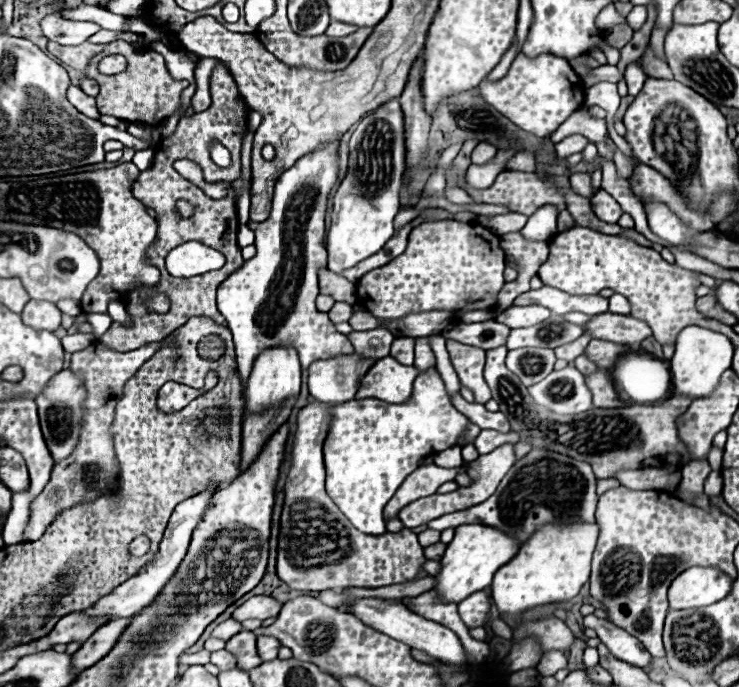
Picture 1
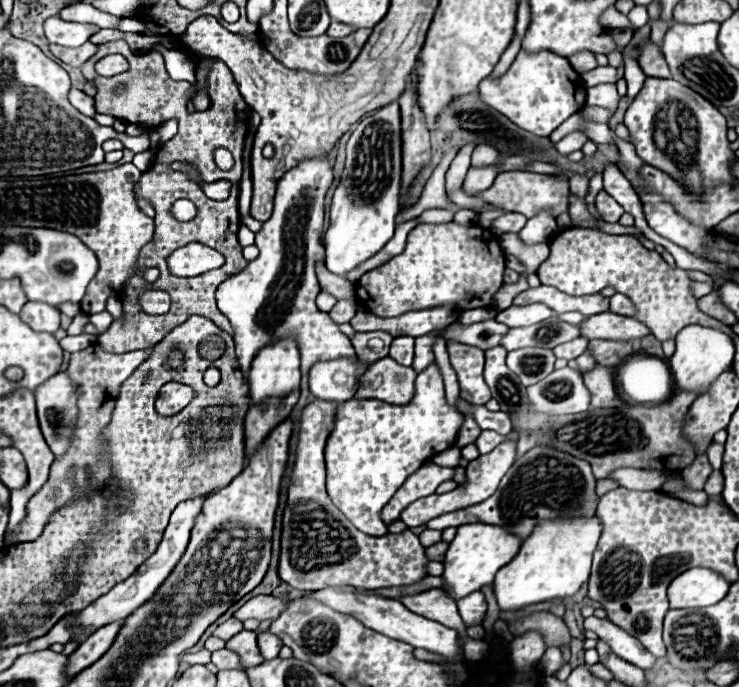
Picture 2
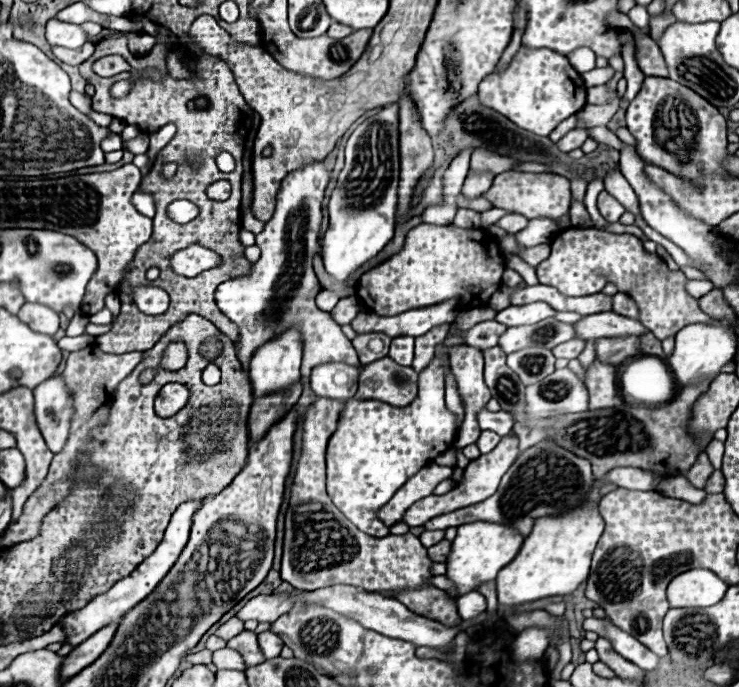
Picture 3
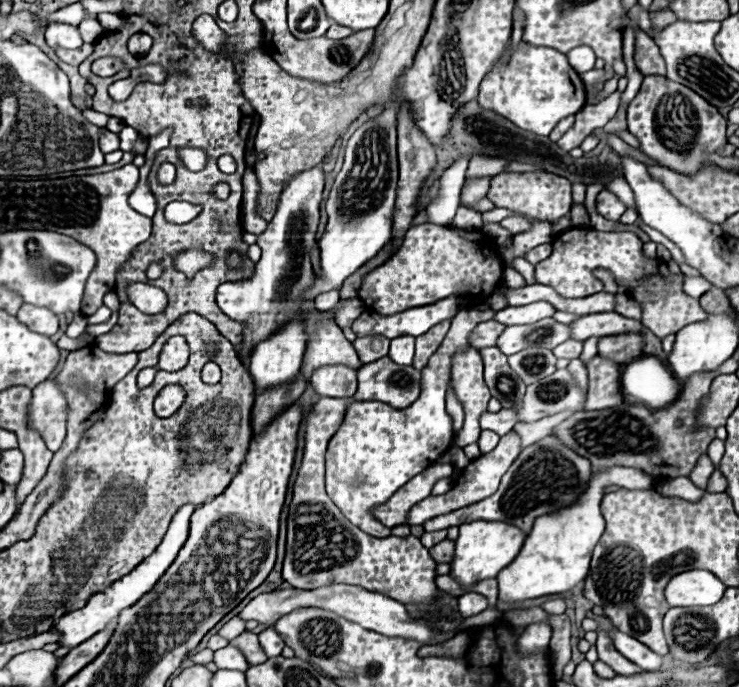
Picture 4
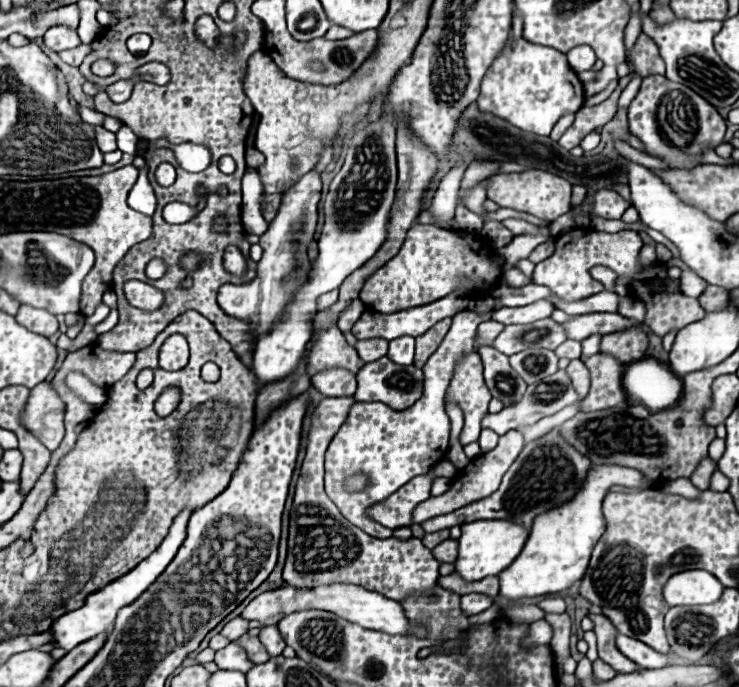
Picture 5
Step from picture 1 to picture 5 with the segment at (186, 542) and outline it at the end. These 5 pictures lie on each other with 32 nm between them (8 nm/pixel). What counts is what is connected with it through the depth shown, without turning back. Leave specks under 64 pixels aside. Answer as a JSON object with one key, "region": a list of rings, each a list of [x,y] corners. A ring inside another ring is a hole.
{"region":[[[186,508],[182,510],[170,530],[168,536],[164,538],[164,542],[158,546],[158,550],[154,550],[154,554],[150,554],[150,558],[146,558],[144,562],[140,562],[134,570],[130,570],[130,574],[124,574],[122,578],[118,578],[118,582],[112,582],[110,586],[106,586],[106,590],[100,590],[98,594],[90,594],[90,598],[86,598],[86,606],[82,606],[80,610],[68,612],[62,618],[58,618],[58,622],[54,622],[54,626],[50,628],[50,634],[54,634],[54,644],[56,648],[66,648],[72,650],[74,646],[78,646],[80,642],[86,642],[90,638],[94,638],[96,634],[100,634],[102,630],[108,630],[108,626],[114,624],[116,614],[120,608],[130,606],[134,600],[138,600],[154,582],[156,578],[166,570],[166,566],[174,560],[178,548],[182,546],[182,542],[186,540],[186,528],[188,528],[188,520],[190,520],[192,510]]]}

